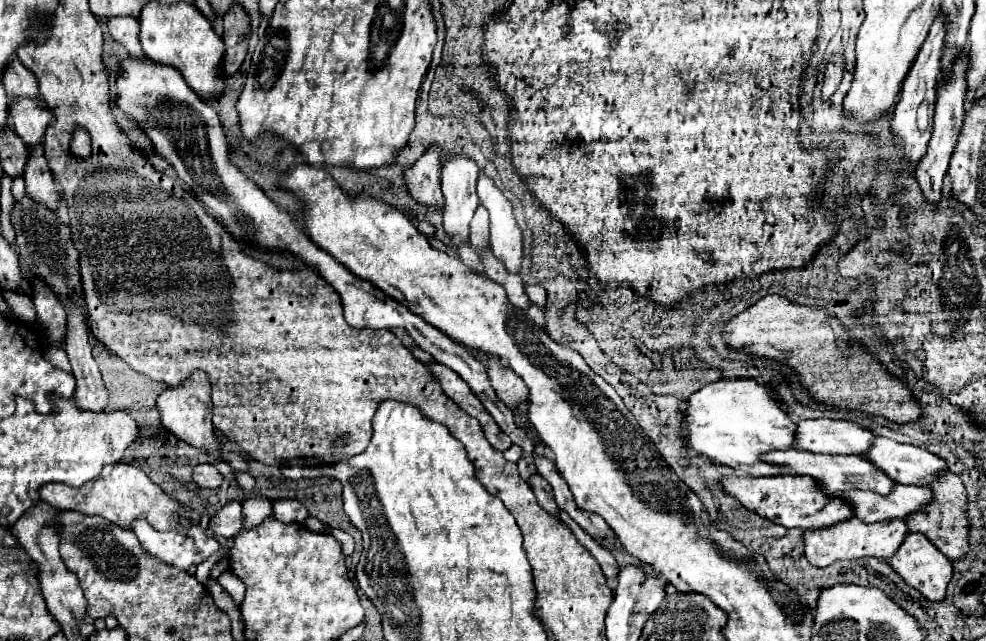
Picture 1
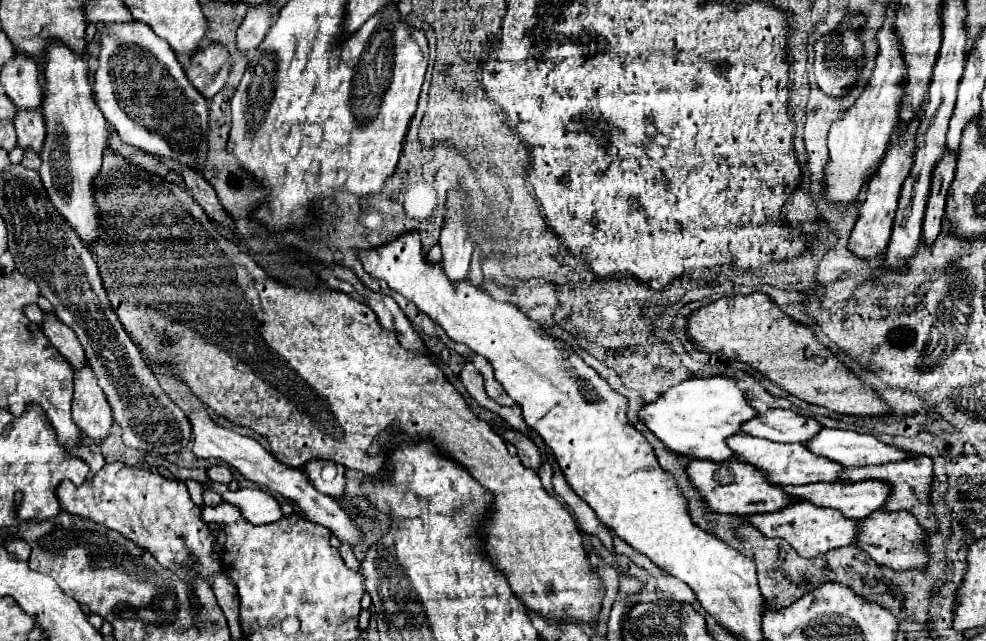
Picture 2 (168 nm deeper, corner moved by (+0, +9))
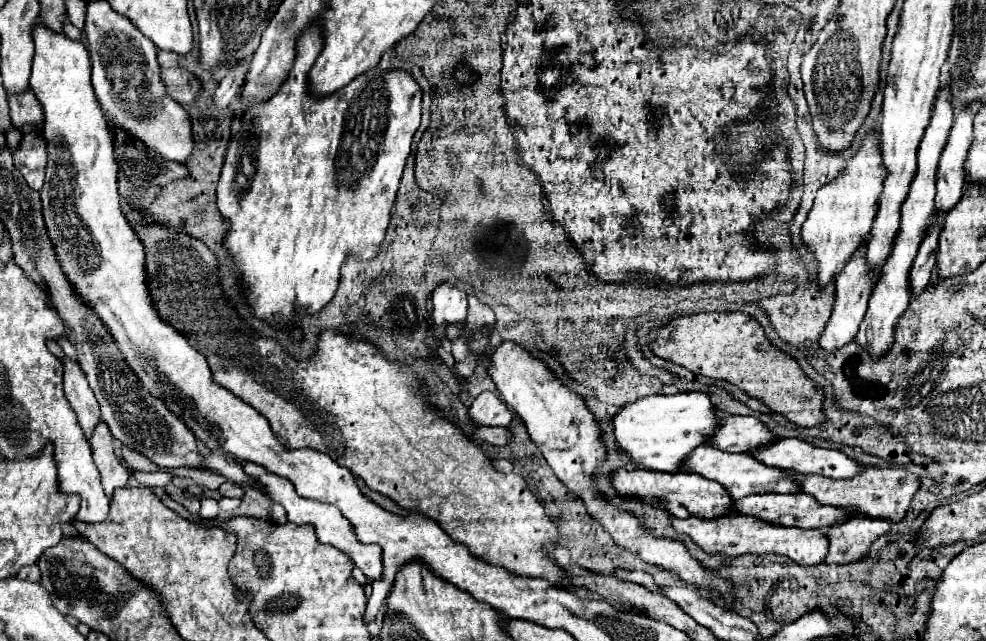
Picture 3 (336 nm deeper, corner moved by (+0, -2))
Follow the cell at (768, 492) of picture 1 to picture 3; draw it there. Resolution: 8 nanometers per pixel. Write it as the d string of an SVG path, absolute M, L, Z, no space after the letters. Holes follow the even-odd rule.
M616 469L612 473L612 487L622 499L640 499L650 505L658 505L674 517L702 517L712 519L720 515L730 515L732 499L720 483L708 481L700 475L692 473L658 473L658 471L644 471L644 469Z

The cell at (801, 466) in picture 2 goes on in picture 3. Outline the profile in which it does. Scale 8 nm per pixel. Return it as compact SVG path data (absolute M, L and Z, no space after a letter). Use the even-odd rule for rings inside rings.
M706 445L696 447L696 451L692 451L688 459L684 459L684 467L680 467L680 471L698 473L710 481L720 483L722 487L726 487L728 495L732 495L734 501L752 493L798 493L800 491L800 487L796 487L796 483L788 479L788 475L792 475L790 471L766 467L746 453L724 453L720 449L706 447Z

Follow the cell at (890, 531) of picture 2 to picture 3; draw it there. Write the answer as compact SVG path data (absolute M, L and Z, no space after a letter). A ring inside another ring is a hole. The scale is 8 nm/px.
M850 515L844 523L826 529L830 549L824 563L854 563L860 561L870 545L888 533L888 521L868 519L866 515Z

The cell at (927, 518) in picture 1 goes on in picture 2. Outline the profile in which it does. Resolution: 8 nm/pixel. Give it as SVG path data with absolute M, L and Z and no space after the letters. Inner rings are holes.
M916 454L910 460L896 462L896 464L846 468L844 472L840 472L840 478L846 482L858 482L858 480L886 480L886 482L890 482L892 494L890 494L890 500L886 504L886 510L888 512L908 510L918 518L920 526L924 530L928 530L928 534L936 534L936 532L940 532L940 522L938 522L938 516L934 516L934 504L930 500L930 496L932 496L932 468L934 468L934 462L930 456Z

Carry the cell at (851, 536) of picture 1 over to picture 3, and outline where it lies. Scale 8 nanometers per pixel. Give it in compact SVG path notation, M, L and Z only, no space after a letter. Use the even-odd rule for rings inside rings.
M724 515L716 519L672 519L672 527L678 533L688 535L696 545L700 545L706 553L722 553L728 557L740 555L786 555L798 565L818 565L824 561L828 553L828 539L820 529L796 529L796 527L780 527L772 523L764 523L760 519L748 519L744 515Z

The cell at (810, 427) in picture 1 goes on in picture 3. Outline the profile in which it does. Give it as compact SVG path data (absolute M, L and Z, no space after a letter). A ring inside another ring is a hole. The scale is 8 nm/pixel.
M730 415L720 419L716 435L712 435L712 447L728 453L744 453L768 445L774 439L776 437L756 417Z

